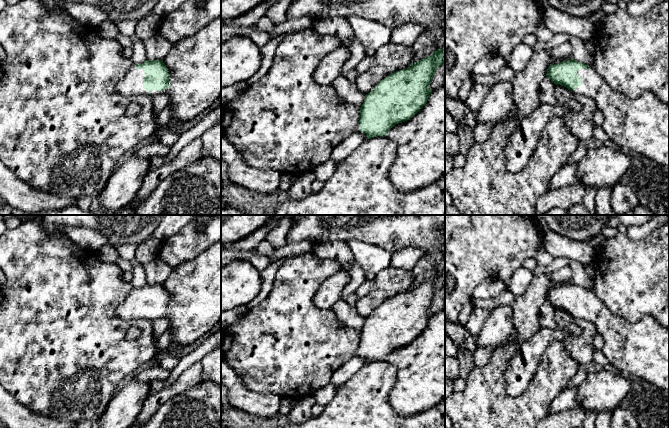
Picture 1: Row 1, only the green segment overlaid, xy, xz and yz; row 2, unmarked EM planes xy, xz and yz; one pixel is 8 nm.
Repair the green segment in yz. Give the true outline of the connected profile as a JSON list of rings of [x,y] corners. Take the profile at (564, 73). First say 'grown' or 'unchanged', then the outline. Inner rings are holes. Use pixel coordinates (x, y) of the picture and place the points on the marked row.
grown | [[[574,59],[549,65],[546,76],[555,84],[568,88],[578,96],[593,99],[604,115],[602,128],[610,141],[623,152],[639,152],[650,160],[669,168],[669,103],[662,102],[652,92],[629,98],[612,89],[594,69]]]

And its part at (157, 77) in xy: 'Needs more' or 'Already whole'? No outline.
Needs more

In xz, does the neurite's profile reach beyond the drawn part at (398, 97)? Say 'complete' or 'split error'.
split error

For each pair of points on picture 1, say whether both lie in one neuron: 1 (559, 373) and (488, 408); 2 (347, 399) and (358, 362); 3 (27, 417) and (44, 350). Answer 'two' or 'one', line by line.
1: one
2: two
3: two

